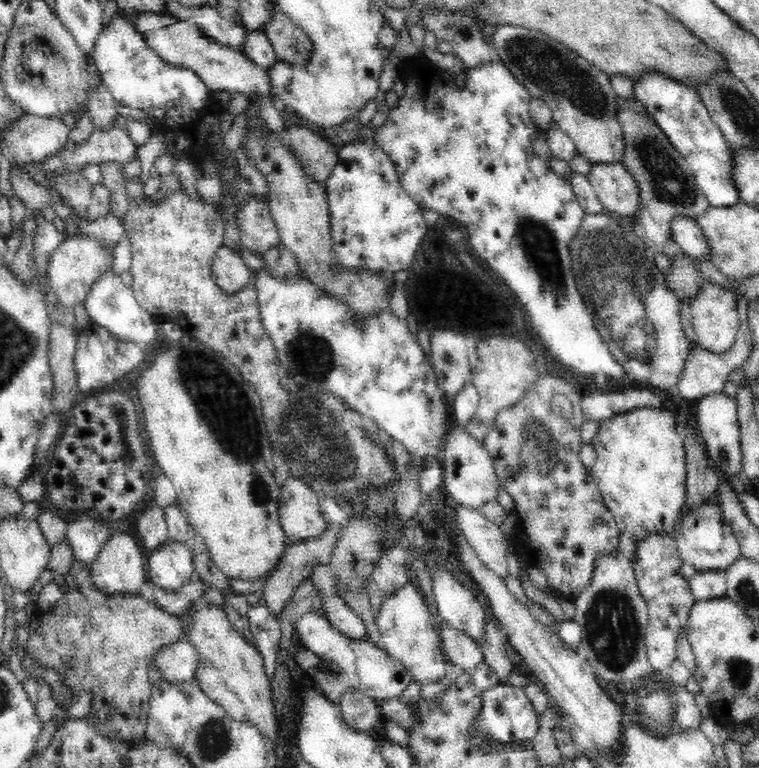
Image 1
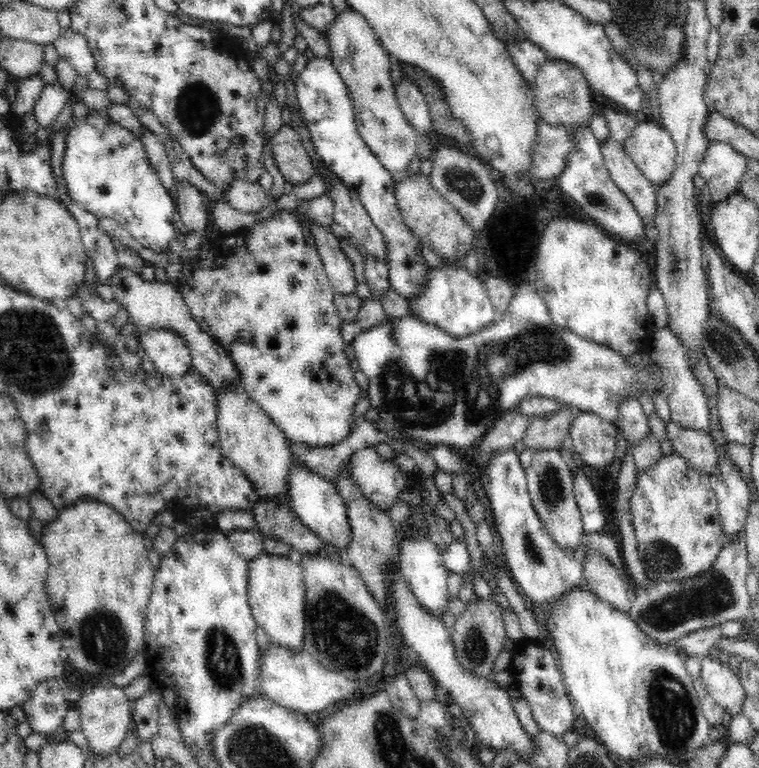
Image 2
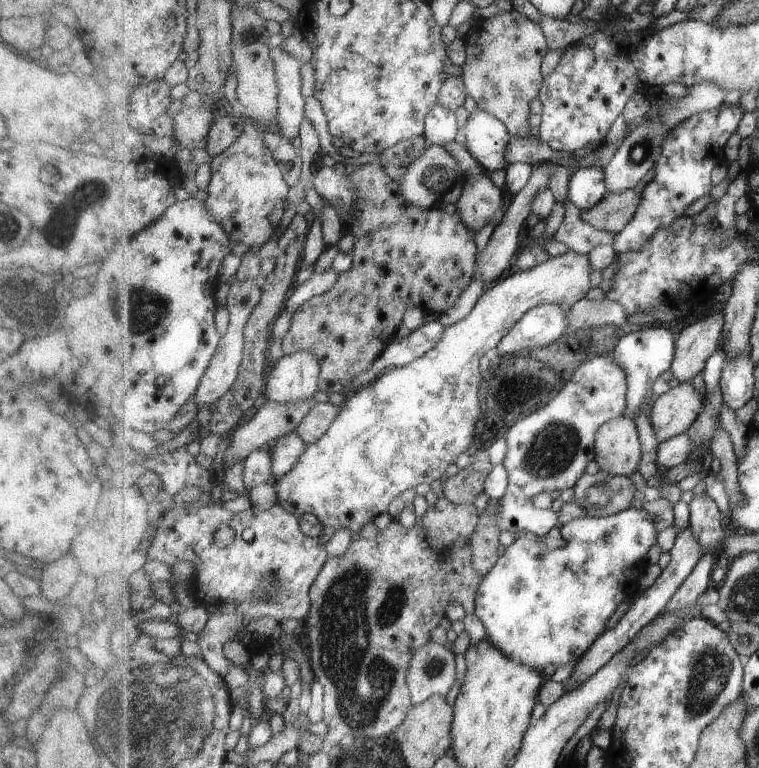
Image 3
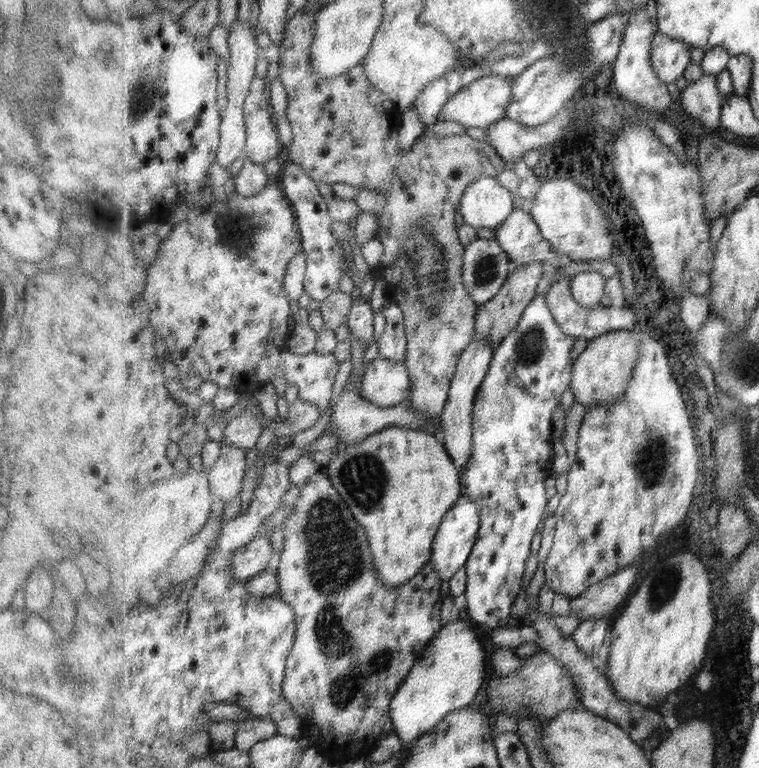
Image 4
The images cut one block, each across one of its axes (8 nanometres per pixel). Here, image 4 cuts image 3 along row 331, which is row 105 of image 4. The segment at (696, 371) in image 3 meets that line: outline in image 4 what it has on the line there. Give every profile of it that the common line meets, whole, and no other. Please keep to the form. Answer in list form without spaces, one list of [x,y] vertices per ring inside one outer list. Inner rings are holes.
[[[706,74],[699,81],[688,83],[679,95],[683,111],[688,113],[692,119],[697,119],[707,130],[710,129],[710,132],[714,132],[722,125],[722,108],[725,96],[721,95],[721,91],[719,91],[717,75]]]

